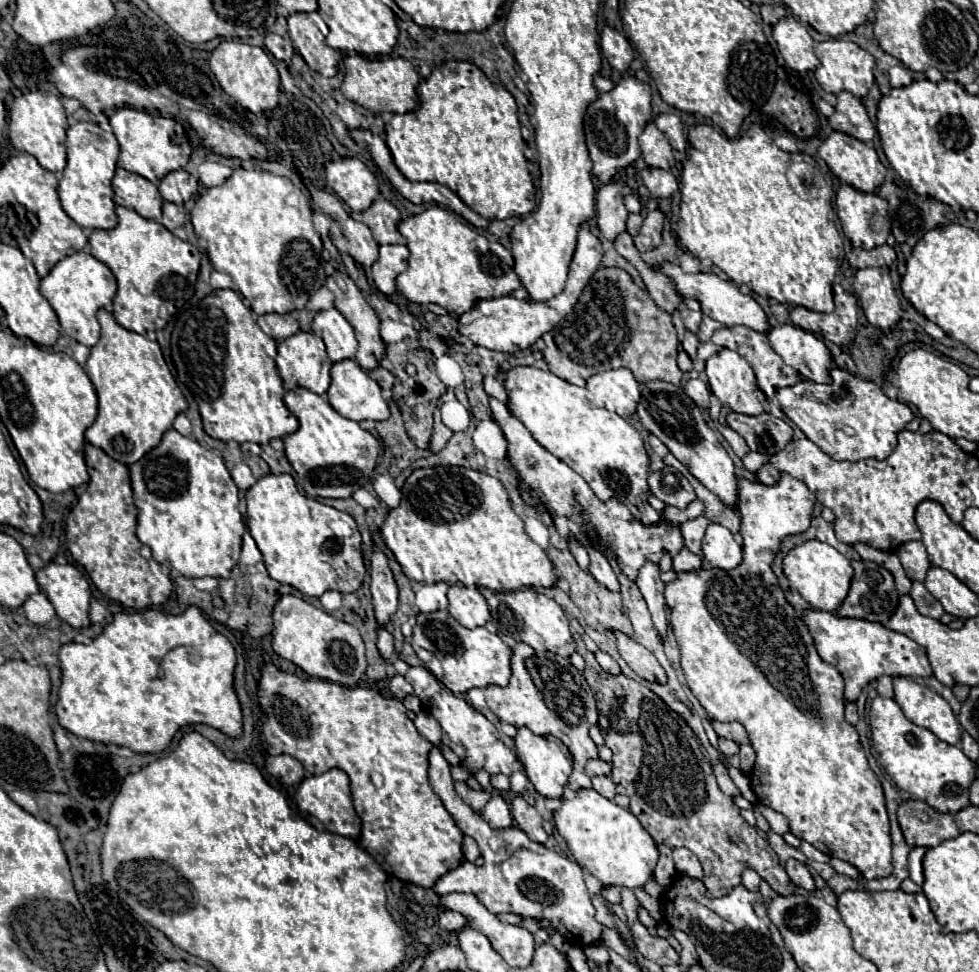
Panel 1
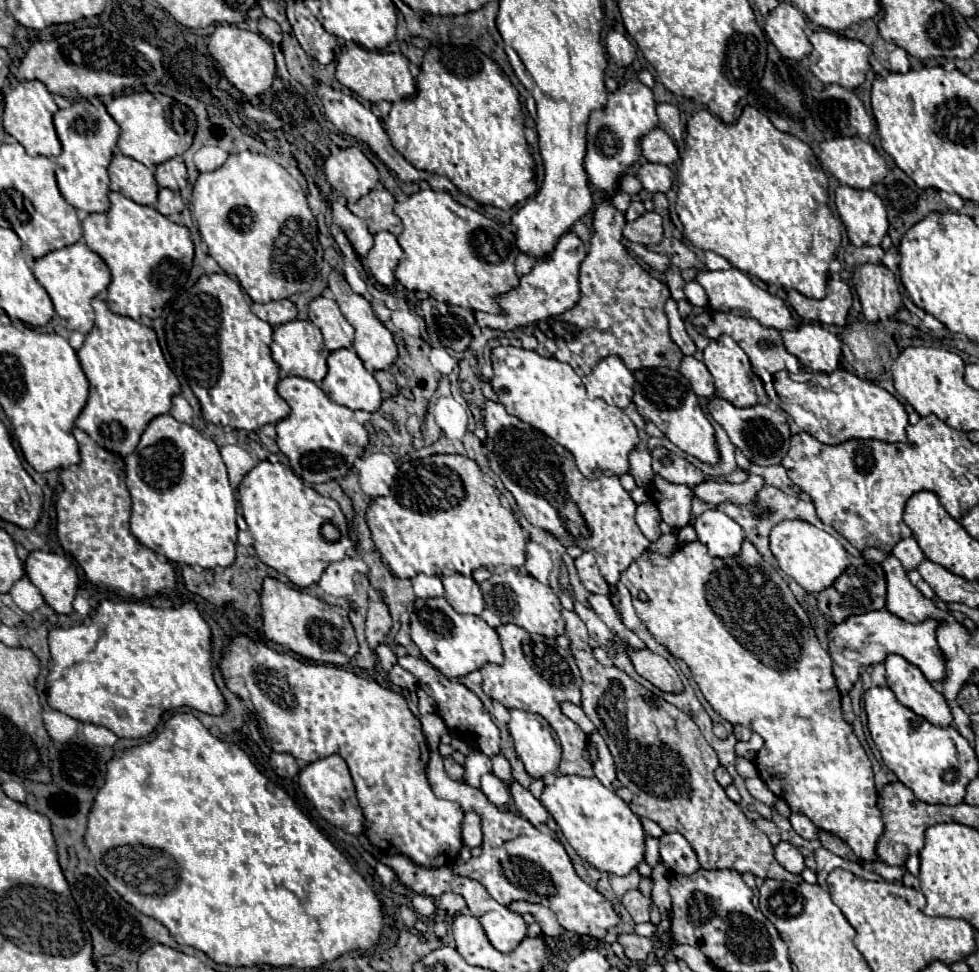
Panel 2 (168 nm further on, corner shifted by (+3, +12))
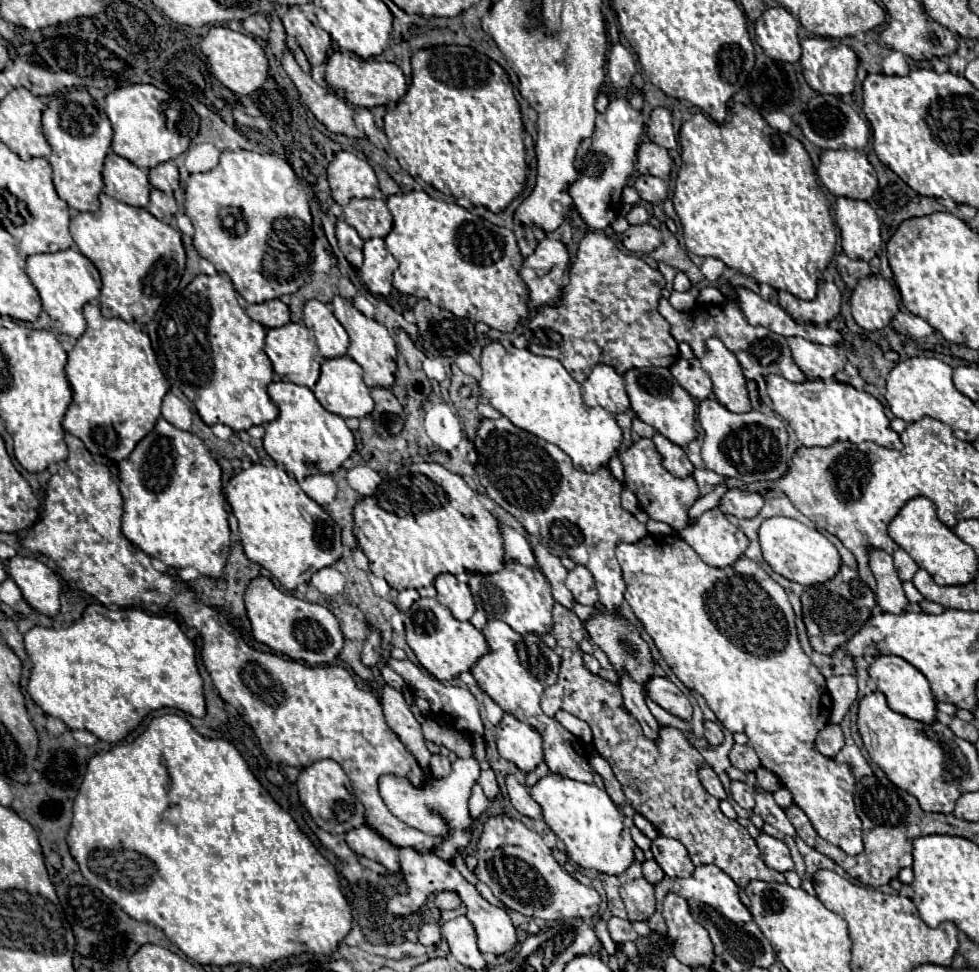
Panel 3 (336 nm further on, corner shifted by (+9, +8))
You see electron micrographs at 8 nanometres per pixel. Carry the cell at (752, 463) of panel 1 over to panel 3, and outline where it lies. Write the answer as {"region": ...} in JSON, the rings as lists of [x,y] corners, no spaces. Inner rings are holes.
{"region":[[[658,432],[654,434],[652,440],[654,440],[658,452],[664,456],[662,464],[664,464],[664,468],[666,468],[668,472],[672,472],[674,476],[688,476],[690,472],[694,472],[694,466],[692,466],[692,462],[688,460],[684,448],[680,448],[680,446],[674,444],[674,442],[670,442],[666,436],[662,436],[662,434],[658,434]]]}

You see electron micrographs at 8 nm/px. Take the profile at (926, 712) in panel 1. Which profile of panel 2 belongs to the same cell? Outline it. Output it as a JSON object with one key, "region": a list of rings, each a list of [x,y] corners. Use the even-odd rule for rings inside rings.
{"region":[[[890,654],[884,666],[890,690],[906,708],[926,718],[934,726],[946,728],[952,724],[952,712],[946,698],[932,688],[914,664],[906,662],[898,654]]]}

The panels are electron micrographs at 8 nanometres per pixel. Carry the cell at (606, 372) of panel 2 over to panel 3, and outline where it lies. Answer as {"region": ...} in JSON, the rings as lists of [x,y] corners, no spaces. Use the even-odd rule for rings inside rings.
{"region":[[[594,366],[592,374],[586,378],[582,388],[586,406],[602,406],[612,414],[626,412],[630,408],[630,400],[624,390],[624,378],[614,372],[612,366]]]}

